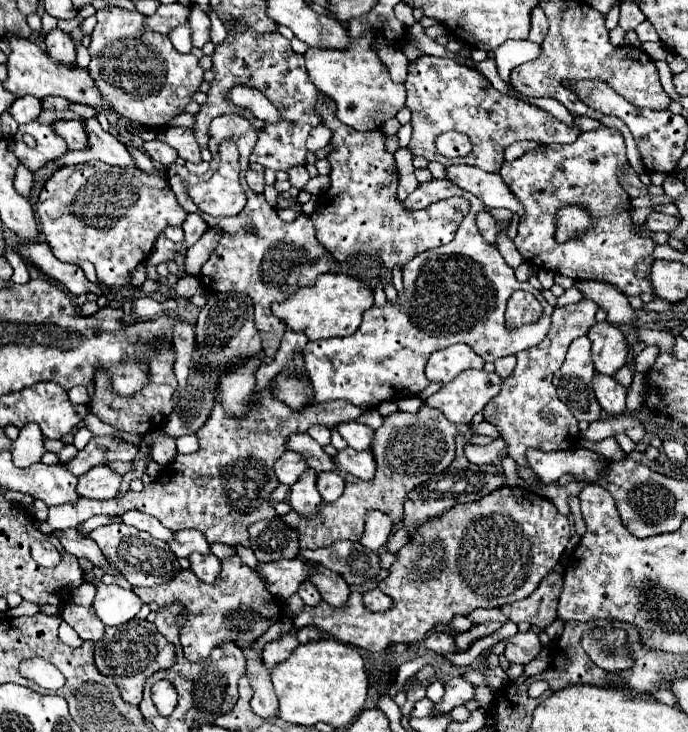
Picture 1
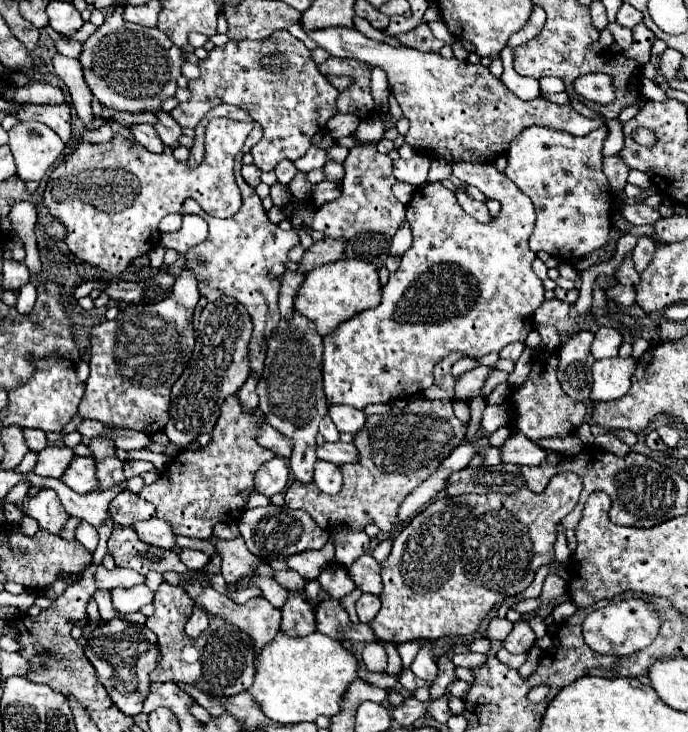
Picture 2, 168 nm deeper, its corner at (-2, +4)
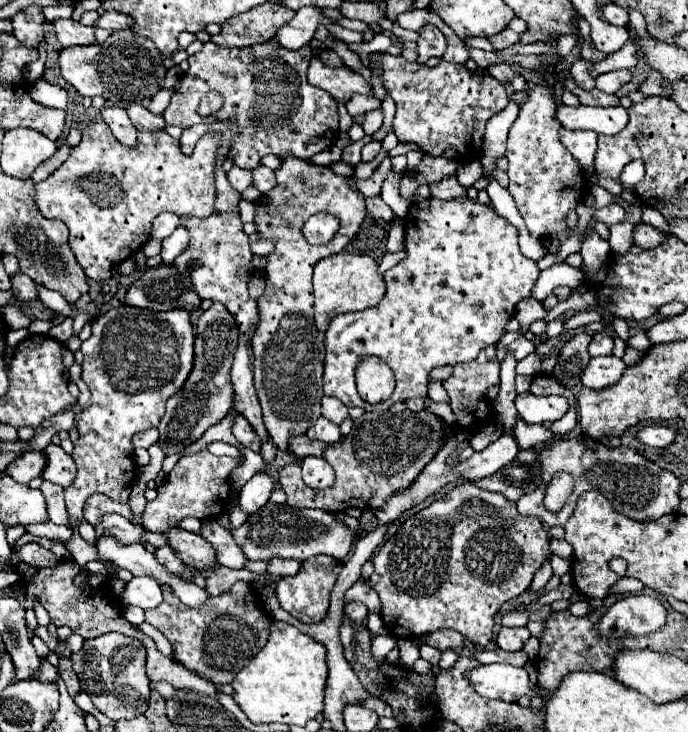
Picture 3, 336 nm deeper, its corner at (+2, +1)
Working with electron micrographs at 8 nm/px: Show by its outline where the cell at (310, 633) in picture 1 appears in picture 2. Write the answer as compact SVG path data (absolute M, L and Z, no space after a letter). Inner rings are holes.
M339 600L321 602L315 608L315 626L317 632L331 636L333 640L351 640L351 642L367 642L373 640L373 632L369 624L353 624L339 604Z

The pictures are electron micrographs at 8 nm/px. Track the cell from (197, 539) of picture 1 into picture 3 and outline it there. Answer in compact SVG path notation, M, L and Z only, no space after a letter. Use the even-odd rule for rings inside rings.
M107 513L107 517L103 517L103 521L99 521L95 525L95 539L99 541L99 537L103 537L103 533L111 533L113 537L119 537L119 541L123 541L123 545L131 545L131 543L143 543L141 535L145 533L145 529L133 525L125 517Z

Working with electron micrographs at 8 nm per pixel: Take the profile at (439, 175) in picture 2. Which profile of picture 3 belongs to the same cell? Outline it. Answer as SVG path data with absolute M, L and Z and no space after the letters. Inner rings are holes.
M478 160L469 164L459 164L456 176L460 185L468 188L483 176L482 165Z

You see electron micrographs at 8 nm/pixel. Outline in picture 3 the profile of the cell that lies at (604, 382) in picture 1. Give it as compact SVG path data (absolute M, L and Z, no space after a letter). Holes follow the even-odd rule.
M615 355L591 357L587 369L581 375L581 381L589 389L605 389L609 385L615 385L623 371L625 371L625 363Z

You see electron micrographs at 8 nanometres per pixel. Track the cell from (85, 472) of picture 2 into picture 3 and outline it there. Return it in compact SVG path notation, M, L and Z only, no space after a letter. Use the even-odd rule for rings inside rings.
M49 443L43 453L47 453L47 469L43 469L43 479L57 483L61 487L71 485L77 473L71 455L67 455L61 449L61 445L53 445L53 443Z

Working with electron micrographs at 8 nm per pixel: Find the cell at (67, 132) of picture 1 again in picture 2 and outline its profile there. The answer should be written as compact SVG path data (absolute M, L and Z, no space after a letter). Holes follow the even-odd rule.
M25 104L23 110L19 110L15 114L21 122L37 120L37 122L47 124L49 128L53 128L59 134L59 138L63 142L71 140L71 108L69 108L69 104L59 104L59 106Z

